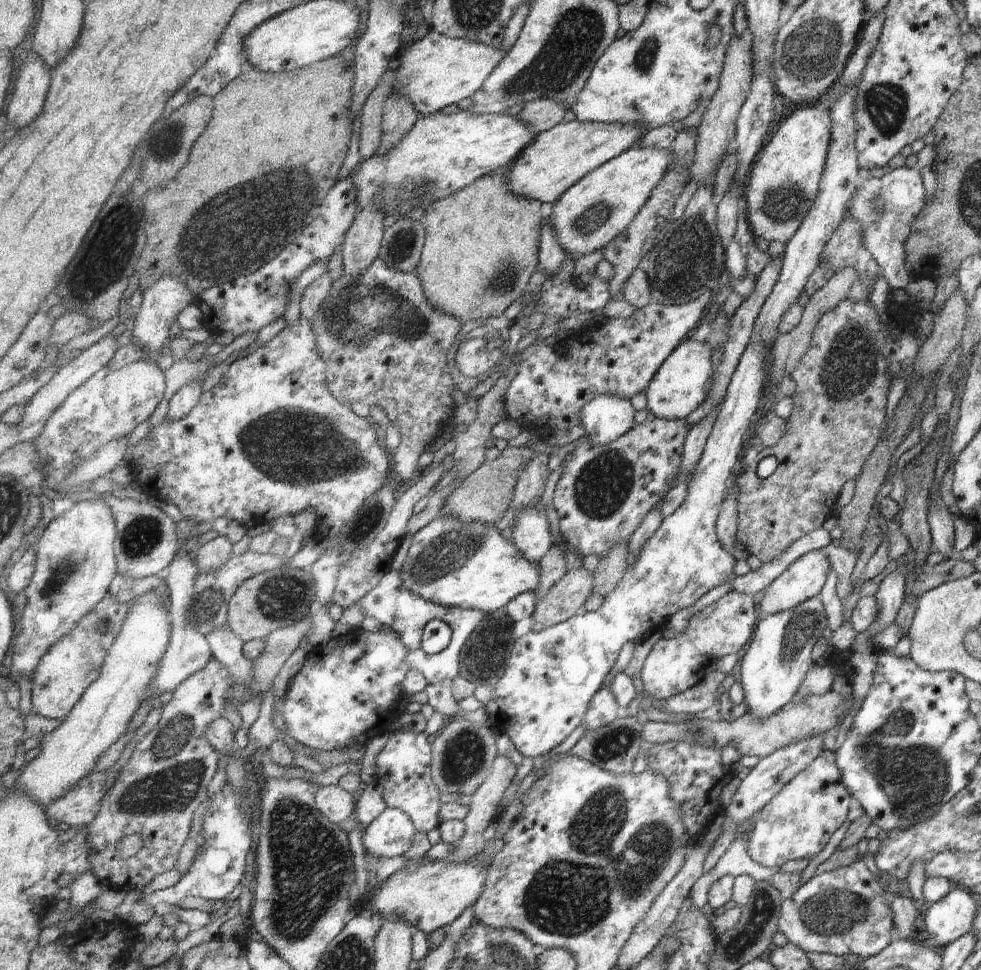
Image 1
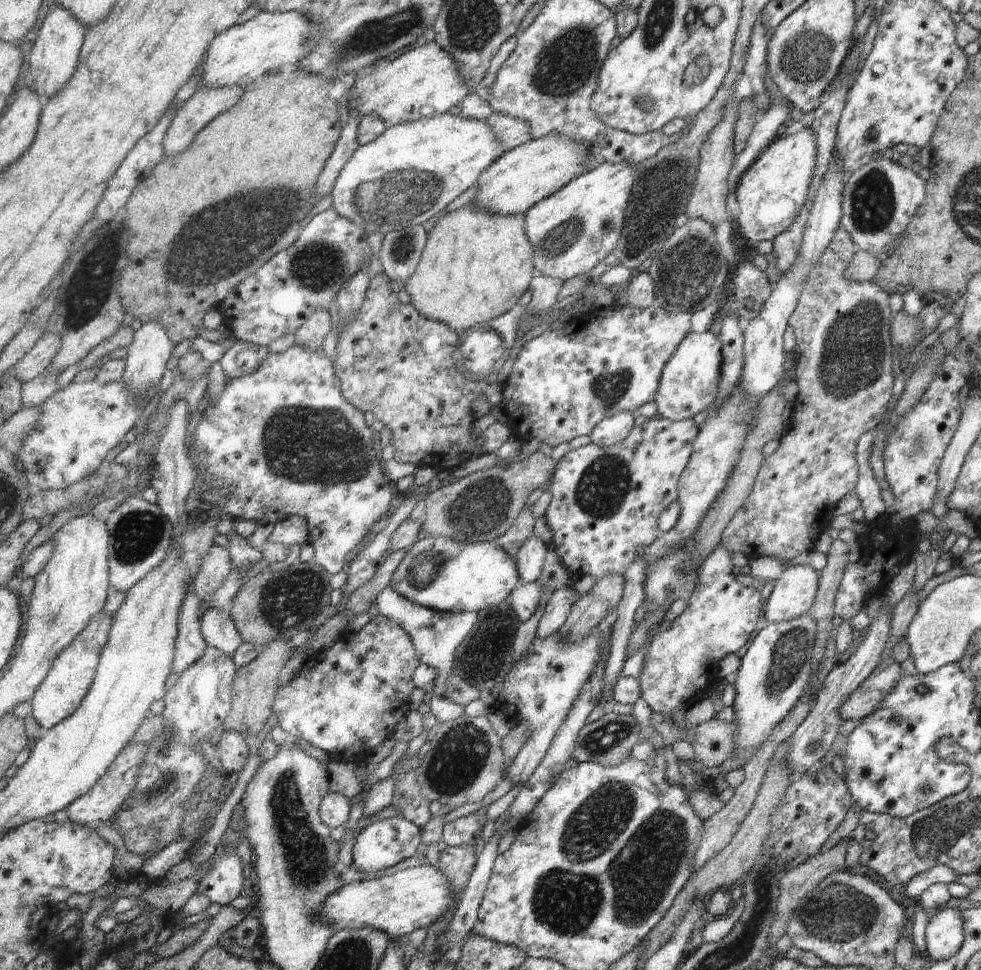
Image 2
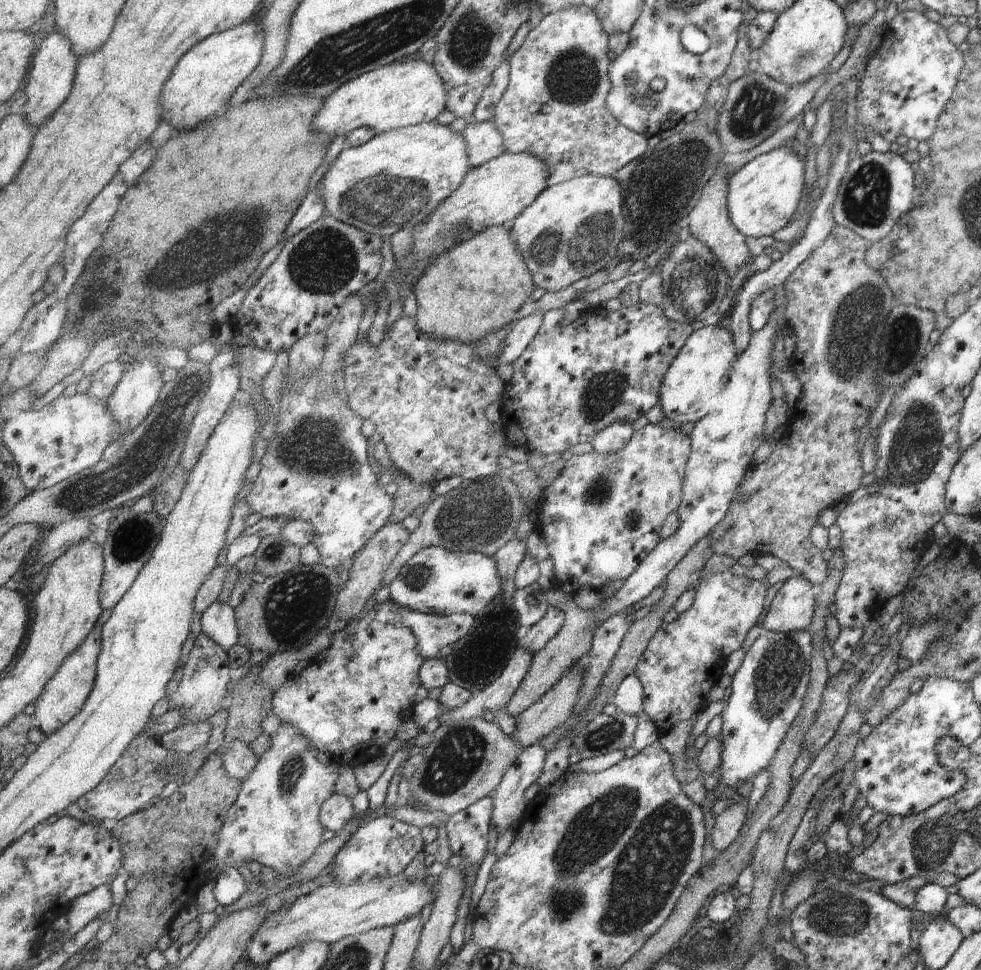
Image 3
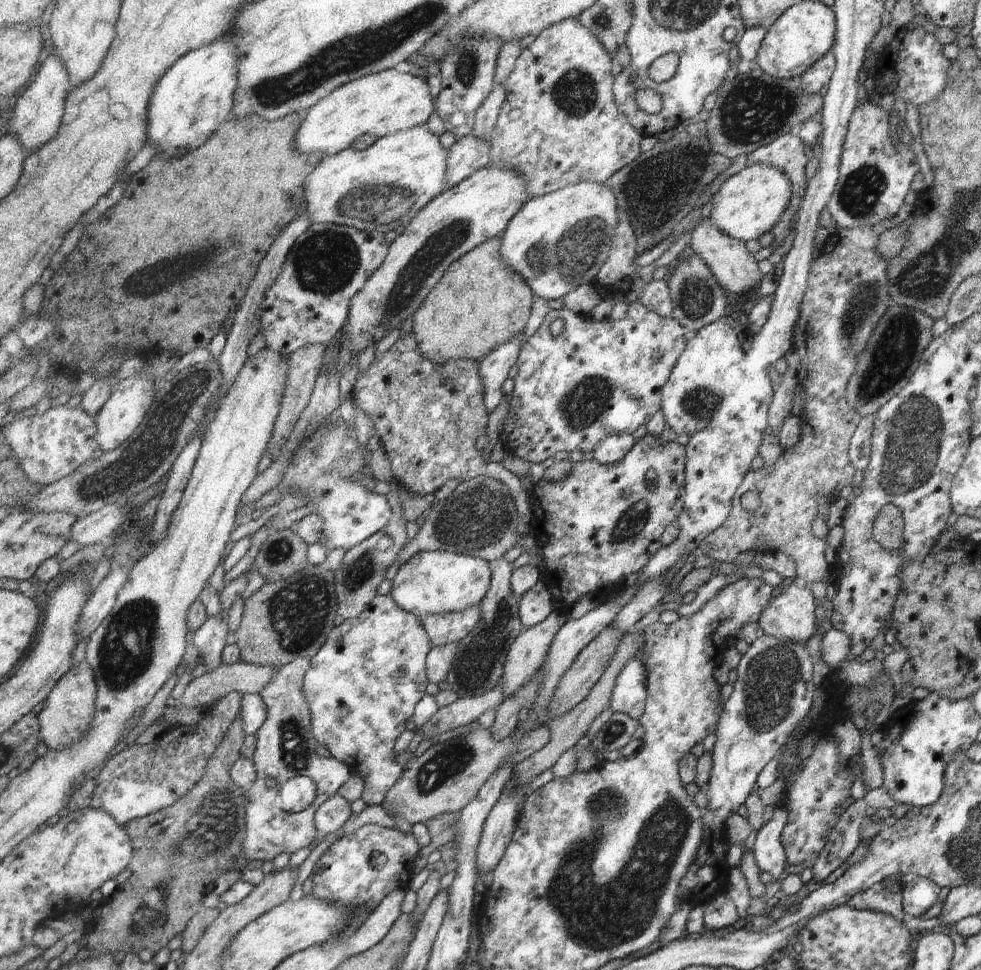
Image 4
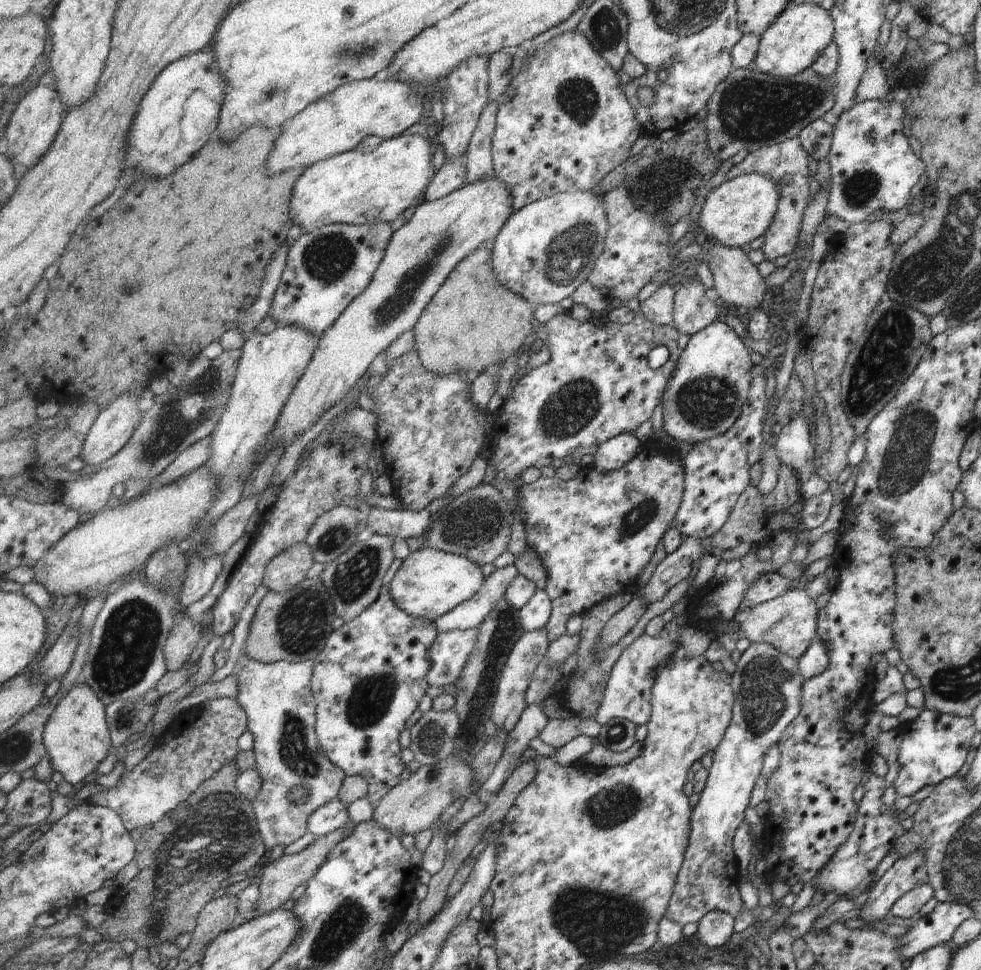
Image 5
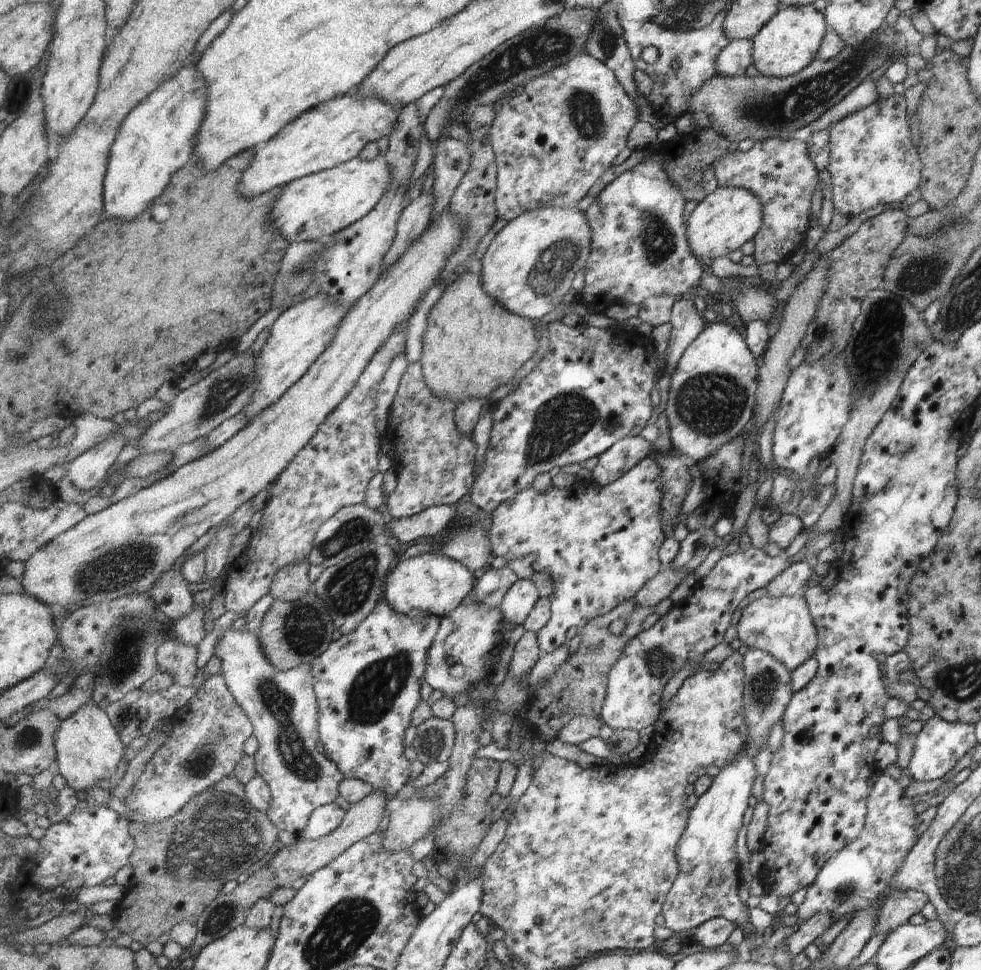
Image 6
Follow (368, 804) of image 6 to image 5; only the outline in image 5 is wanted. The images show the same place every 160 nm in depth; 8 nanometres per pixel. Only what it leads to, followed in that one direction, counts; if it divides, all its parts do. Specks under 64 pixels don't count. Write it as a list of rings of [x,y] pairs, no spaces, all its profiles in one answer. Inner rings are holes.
[[[343,827],[324,837],[318,837],[302,851],[293,854],[284,854],[279,860],[266,862],[260,871],[260,899],[256,916],[266,915],[281,908],[287,900],[291,899],[291,894],[309,879],[316,875],[324,862],[328,859],[330,852],[349,835],[349,827]]]

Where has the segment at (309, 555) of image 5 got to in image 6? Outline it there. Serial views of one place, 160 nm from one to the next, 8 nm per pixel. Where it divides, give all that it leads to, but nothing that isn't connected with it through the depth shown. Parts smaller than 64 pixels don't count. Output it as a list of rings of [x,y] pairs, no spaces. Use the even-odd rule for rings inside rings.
[[[308,558],[297,564],[284,566],[272,582],[270,595],[282,601],[299,600],[310,589]]]

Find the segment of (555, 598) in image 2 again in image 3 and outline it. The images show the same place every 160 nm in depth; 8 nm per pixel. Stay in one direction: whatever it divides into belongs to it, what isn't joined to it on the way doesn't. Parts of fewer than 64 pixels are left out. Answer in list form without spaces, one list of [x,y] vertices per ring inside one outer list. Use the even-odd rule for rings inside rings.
[[[550,606],[547,615],[538,624],[530,628],[530,631],[518,642],[520,650],[540,652],[549,644],[555,636],[559,635],[565,625],[565,612]]]

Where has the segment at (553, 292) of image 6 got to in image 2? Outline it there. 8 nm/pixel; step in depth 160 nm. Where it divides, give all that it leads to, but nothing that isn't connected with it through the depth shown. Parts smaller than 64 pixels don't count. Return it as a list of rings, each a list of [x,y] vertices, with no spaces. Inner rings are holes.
[[[605,163],[592,171],[585,171],[554,195],[549,195],[534,204],[524,215],[526,232],[535,249],[532,259],[537,273],[554,279],[569,280],[579,275],[587,276],[590,270],[606,259],[620,242],[626,223],[629,199],[632,198],[634,184],[639,178],[640,171],[635,163]]]

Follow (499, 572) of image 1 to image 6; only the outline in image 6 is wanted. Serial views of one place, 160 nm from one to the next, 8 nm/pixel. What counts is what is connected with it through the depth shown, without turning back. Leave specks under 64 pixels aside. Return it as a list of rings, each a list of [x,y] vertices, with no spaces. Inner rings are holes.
[[[425,553],[400,561],[386,582],[385,600],[400,613],[410,617],[421,614],[451,616],[461,603],[474,592],[476,579],[461,561],[451,560],[440,553]]]

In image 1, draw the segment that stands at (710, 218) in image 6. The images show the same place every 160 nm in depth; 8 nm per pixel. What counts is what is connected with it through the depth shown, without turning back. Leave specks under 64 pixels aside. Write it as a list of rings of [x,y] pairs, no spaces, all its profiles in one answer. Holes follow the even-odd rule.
[[[817,103],[786,112],[786,118],[781,122],[775,134],[763,146],[761,152],[754,156],[744,186],[745,218],[753,236],[759,236],[769,242],[779,240],[780,243],[786,243],[799,228],[803,217],[813,204],[823,170],[830,135],[828,112]]]

